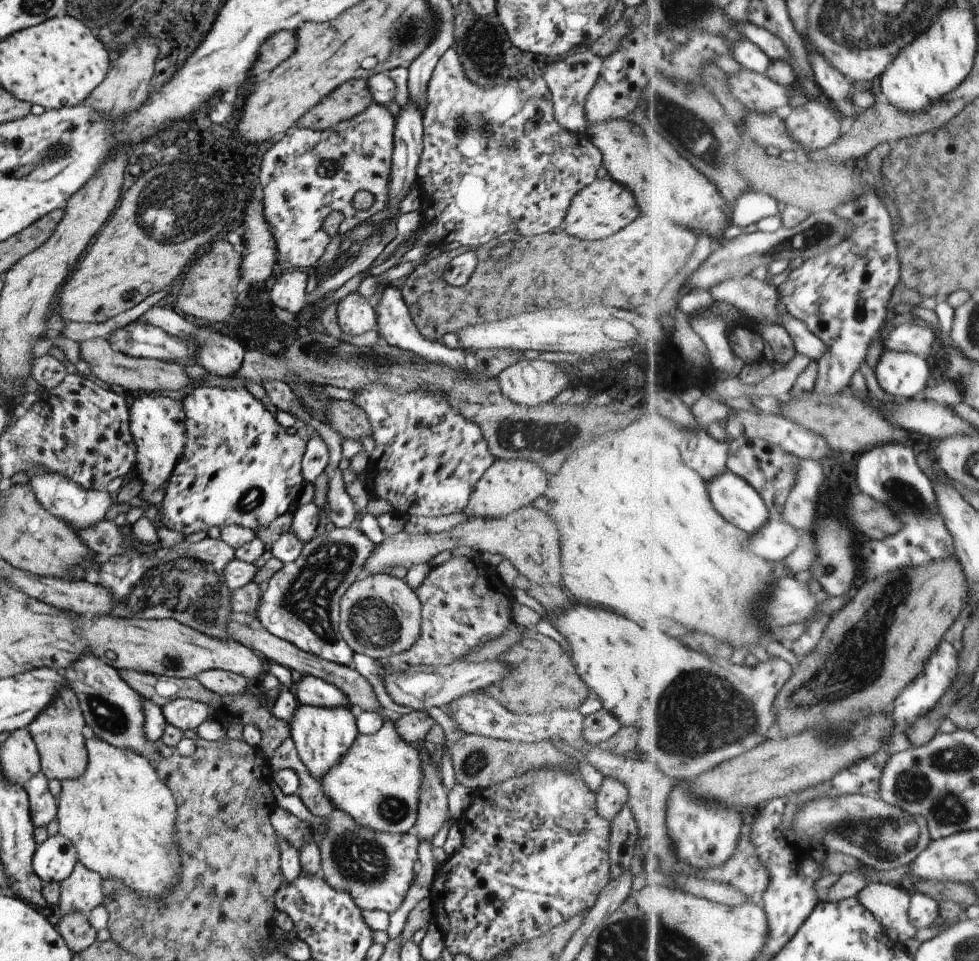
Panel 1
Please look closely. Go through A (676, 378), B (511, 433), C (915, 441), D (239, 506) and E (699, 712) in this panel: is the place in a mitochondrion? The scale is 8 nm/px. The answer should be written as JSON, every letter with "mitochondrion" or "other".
{"A":"other","B":"mitochondrion","C":"other","D":"mitochondrion","E":"mitochondrion"}

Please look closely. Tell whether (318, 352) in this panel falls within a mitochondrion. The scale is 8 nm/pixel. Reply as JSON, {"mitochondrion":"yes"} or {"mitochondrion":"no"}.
{"mitochondrion":"yes"}

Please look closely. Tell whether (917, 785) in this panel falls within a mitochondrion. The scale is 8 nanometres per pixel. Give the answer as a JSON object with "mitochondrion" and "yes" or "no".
{"mitochondrion":"yes"}

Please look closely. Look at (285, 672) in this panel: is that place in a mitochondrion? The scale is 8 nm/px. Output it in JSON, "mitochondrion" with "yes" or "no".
{"mitochondrion":"no"}

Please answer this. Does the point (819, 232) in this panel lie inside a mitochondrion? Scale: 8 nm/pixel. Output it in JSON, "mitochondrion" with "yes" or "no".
{"mitochondrion":"yes"}

